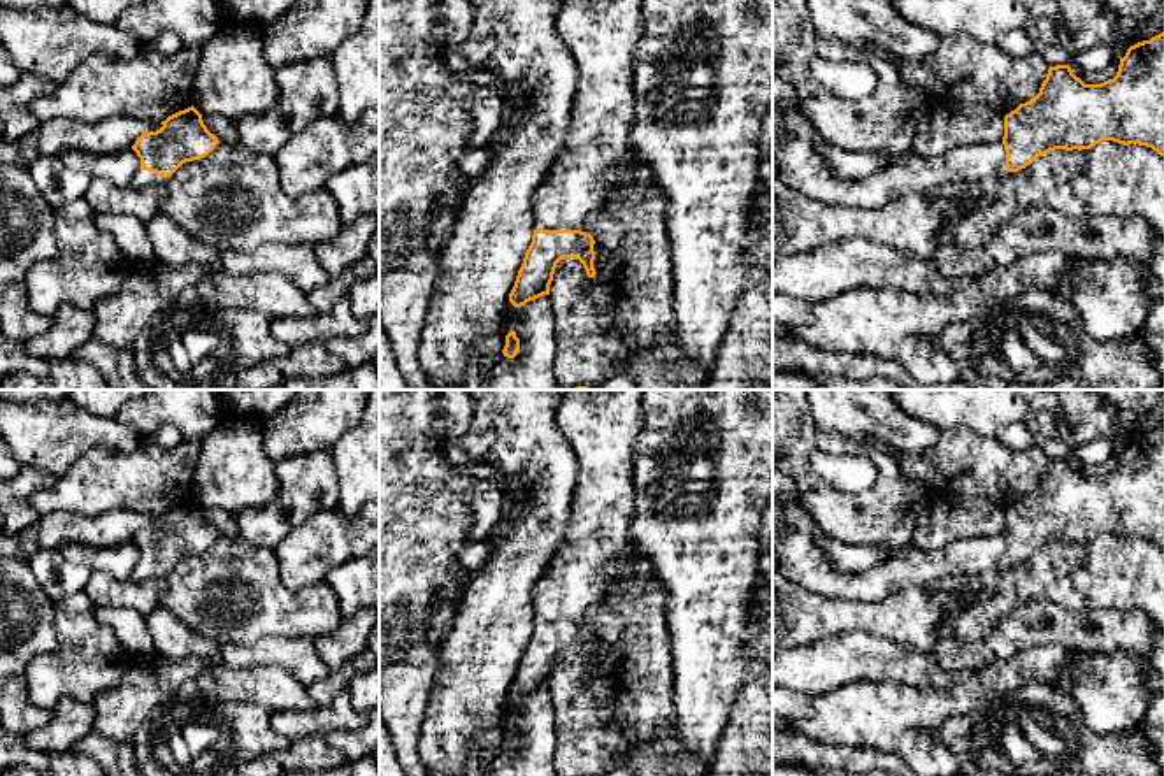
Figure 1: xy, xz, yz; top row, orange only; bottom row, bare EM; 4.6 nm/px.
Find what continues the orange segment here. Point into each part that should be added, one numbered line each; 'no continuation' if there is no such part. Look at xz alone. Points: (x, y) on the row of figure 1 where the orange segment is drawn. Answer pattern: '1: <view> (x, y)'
1: xz (601, 34)

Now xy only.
1: xy (146, 178)

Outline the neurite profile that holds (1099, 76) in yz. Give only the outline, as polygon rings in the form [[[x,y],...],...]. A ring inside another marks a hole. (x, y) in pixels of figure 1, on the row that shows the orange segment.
[[[1111,58],[1111,61],[1106,68],[1096,70],[1096,72],[1083,72],[1081,81],[1085,84],[1101,84],[1101,83],[1113,79],[1117,75],[1118,65],[1120,65],[1120,60]]]

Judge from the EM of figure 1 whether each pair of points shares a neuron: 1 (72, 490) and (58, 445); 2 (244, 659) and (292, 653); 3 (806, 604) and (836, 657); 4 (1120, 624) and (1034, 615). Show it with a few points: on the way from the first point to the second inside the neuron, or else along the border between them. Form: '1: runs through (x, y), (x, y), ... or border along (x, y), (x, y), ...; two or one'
1: border along (104, 450), (83, 453), (58, 476); two
2: runs through (257, 653), (280, 653); one
3: border along (864, 631), (827, 634), (790, 648); two
4: runs through (1099, 631), (1089, 634), (1071, 631), (1056, 618); one

